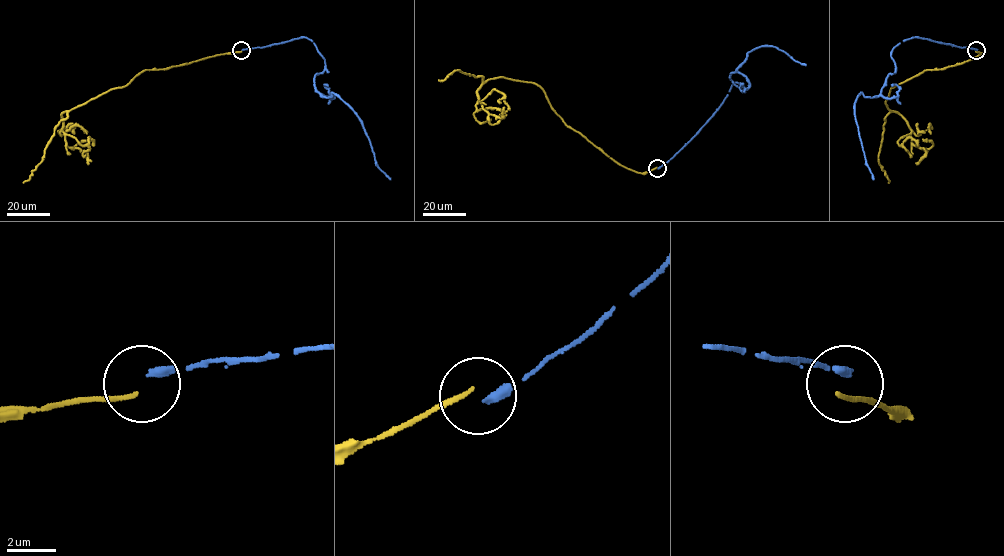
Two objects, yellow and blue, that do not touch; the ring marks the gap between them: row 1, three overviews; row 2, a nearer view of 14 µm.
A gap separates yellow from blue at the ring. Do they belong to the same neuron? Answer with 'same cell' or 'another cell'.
another cell

